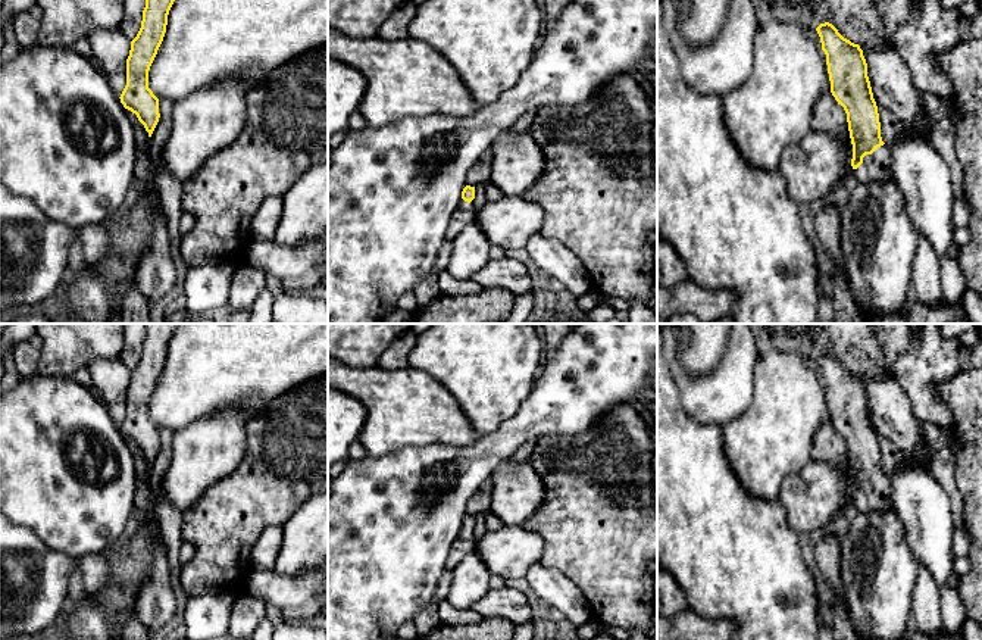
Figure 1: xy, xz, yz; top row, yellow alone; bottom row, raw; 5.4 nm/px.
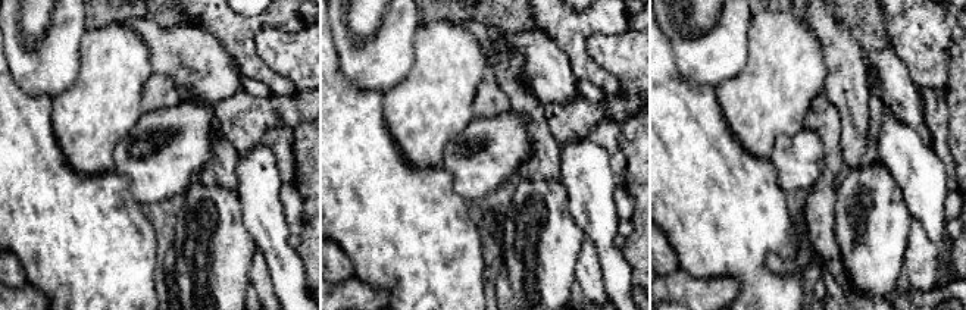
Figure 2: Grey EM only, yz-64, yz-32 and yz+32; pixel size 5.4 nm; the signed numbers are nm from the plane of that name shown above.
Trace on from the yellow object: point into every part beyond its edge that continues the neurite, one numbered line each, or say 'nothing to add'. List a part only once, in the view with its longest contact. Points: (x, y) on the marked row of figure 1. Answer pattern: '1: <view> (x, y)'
1: yz (876, 166)

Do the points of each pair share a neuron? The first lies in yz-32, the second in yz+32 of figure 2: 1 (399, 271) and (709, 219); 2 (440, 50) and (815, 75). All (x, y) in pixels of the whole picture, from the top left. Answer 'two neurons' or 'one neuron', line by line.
1: one neuron
2: one neuron

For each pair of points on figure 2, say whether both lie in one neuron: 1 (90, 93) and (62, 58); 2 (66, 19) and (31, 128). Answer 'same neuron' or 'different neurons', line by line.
1: different neurons
2: different neurons

